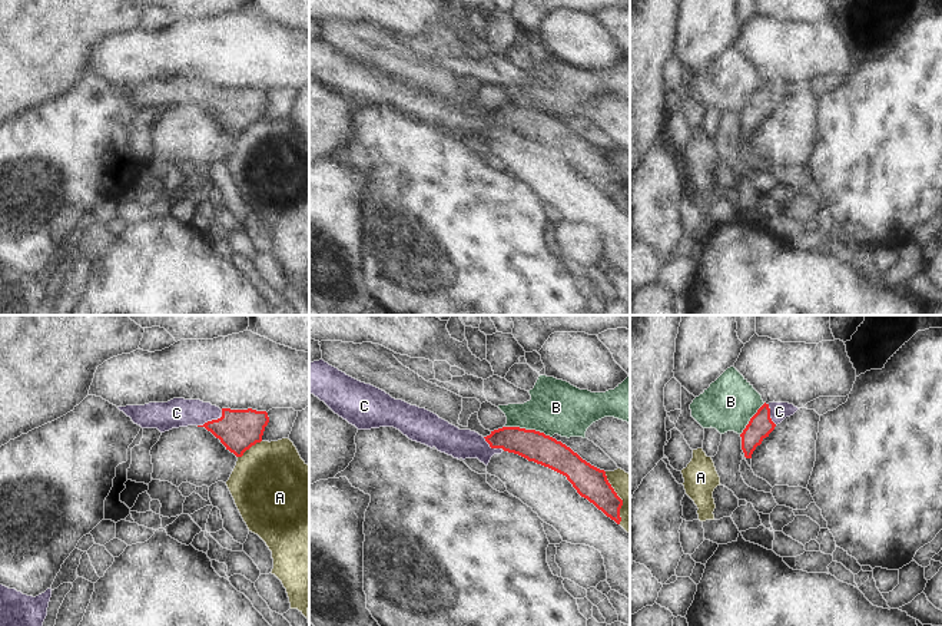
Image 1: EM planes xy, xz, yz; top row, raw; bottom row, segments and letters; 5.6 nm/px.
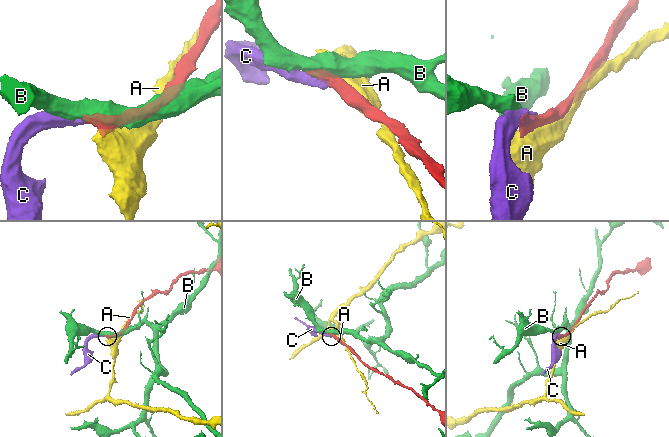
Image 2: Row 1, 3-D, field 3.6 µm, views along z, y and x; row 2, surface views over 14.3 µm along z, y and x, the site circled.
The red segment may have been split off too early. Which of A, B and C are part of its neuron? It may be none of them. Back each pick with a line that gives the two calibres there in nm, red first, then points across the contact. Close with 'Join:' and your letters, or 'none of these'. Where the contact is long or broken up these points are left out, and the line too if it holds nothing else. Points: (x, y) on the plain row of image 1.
C: calibres 240 and 160 nm; way xy (238, 109), (212, 99), (199, 92), (176, 92)
Join: C

